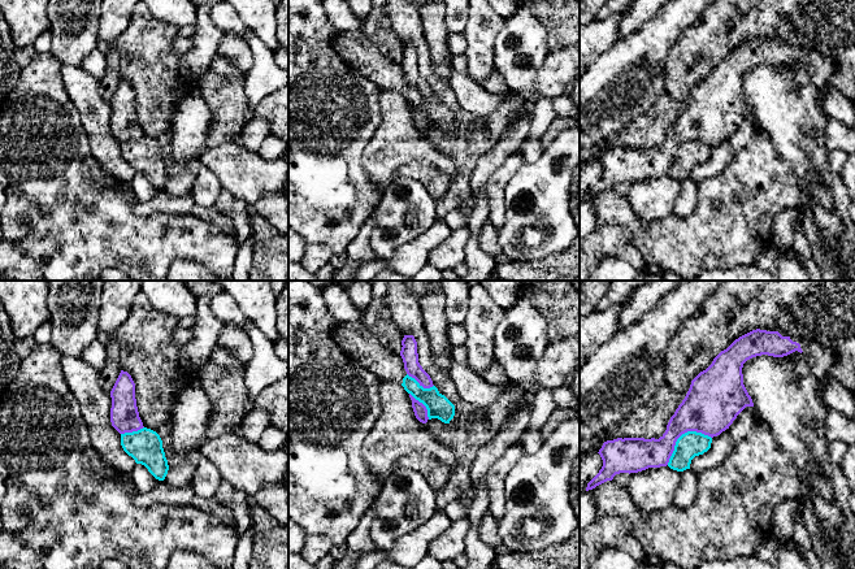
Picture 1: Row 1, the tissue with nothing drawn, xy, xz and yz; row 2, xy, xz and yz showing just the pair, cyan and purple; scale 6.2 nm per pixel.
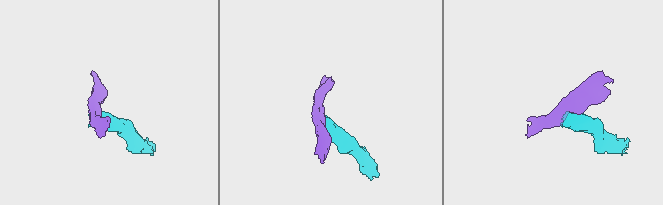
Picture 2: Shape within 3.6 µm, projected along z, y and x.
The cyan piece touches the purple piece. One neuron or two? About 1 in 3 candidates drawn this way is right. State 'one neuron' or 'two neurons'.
two neurons

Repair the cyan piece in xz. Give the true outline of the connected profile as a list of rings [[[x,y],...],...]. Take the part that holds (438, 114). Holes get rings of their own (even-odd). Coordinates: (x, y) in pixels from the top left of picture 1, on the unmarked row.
[[[361,30],[337,31],[333,47],[338,56],[350,66],[363,73],[381,91],[396,91],[428,118],[428,126],[444,133],[455,125],[455,114],[435,95],[424,97],[404,78],[398,61],[383,56]]]

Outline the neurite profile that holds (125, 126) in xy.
[[[121,79],[110,100],[110,107],[110,131],[120,143],[144,136],[136,116],[135,92],[127,81]]]

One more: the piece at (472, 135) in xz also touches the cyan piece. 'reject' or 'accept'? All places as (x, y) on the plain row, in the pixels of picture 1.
reject

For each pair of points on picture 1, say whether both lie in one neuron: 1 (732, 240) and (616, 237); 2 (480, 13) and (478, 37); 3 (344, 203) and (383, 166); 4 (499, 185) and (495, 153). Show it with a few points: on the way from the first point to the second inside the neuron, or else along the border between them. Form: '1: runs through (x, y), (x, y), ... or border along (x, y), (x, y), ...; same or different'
1: border along (597, 229), (604, 225), (617, 225), (645, 261); different
2: runs through (480, 18), (478, 31); same
3: border along (364, 150), (363, 169), (381, 195); different
4: border along (515, 153), (487, 181), (484, 187), (486, 198); different

